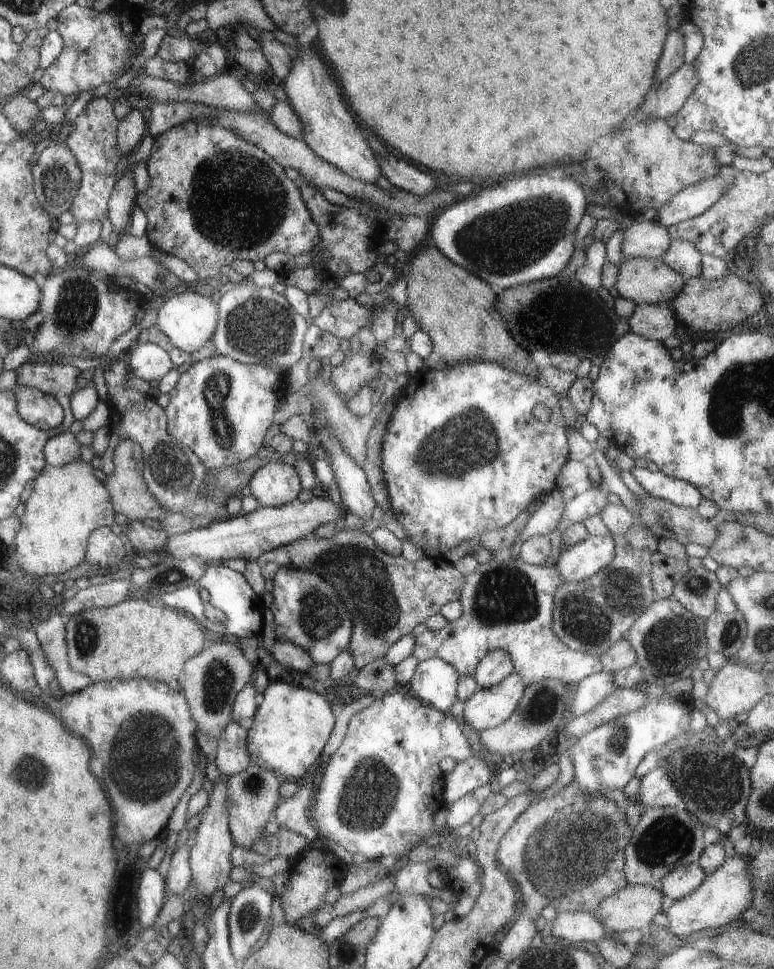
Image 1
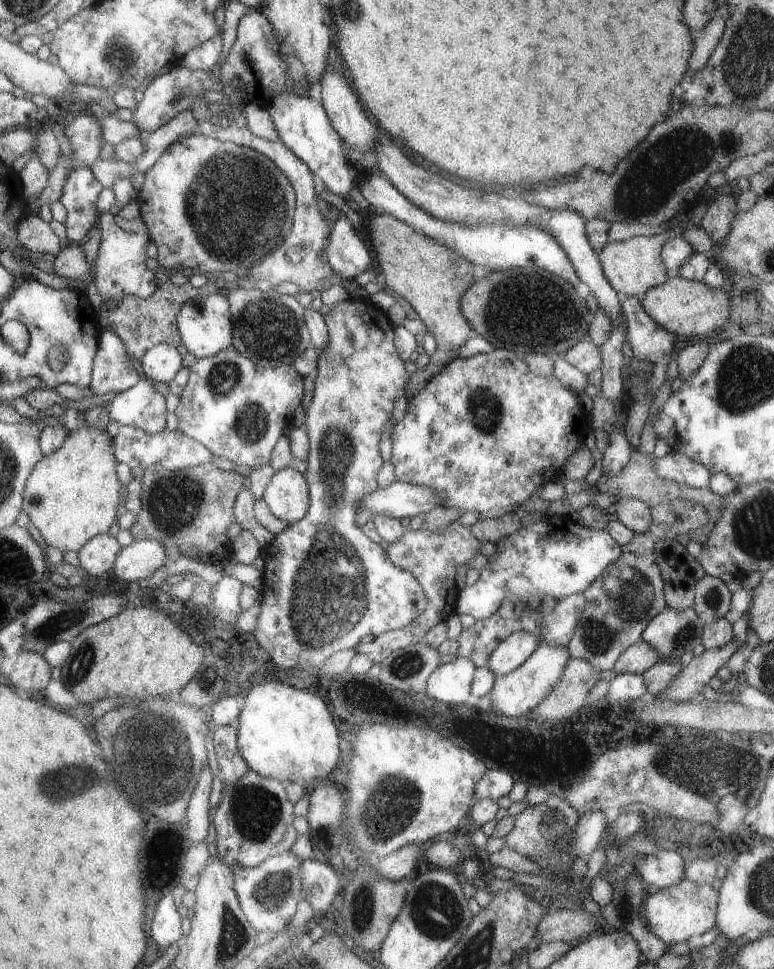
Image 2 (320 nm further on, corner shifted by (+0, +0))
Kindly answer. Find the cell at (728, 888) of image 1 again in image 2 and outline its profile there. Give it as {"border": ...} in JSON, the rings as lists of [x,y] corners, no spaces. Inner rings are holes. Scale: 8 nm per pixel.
{"border":[[[685,878],[664,889],[647,890],[643,901],[645,927],[667,947],[700,936],[714,926],[717,897],[718,893],[711,886]]]}

